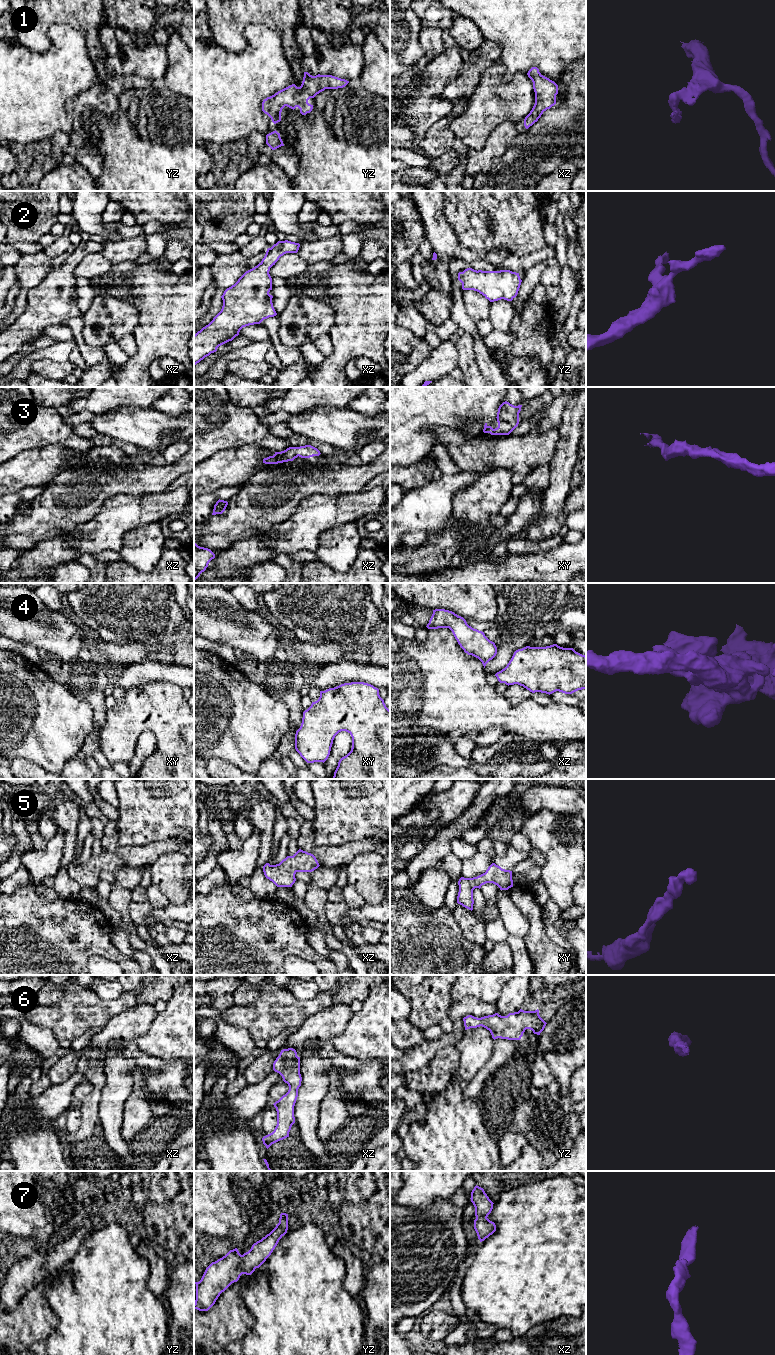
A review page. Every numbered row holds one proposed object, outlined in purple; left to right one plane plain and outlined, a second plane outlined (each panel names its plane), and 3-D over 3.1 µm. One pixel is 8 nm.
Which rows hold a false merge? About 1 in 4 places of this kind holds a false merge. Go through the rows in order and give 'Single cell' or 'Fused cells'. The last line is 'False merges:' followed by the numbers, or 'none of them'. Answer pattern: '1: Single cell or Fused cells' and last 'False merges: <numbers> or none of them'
1: Single cell
2: Single cell
3: Single cell
4: Single cell
5: Single cell
6: Single cell
7: Single cell
False merges: none of them

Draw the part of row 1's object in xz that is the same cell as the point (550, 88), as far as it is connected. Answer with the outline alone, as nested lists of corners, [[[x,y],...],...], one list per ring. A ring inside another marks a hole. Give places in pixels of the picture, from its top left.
[[[532,67],[527,75],[533,82],[535,104],[524,119],[524,126],[526,129],[537,122],[544,111],[556,104],[556,95],[558,94],[558,85],[549,78],[543,76],[537,67]]]

